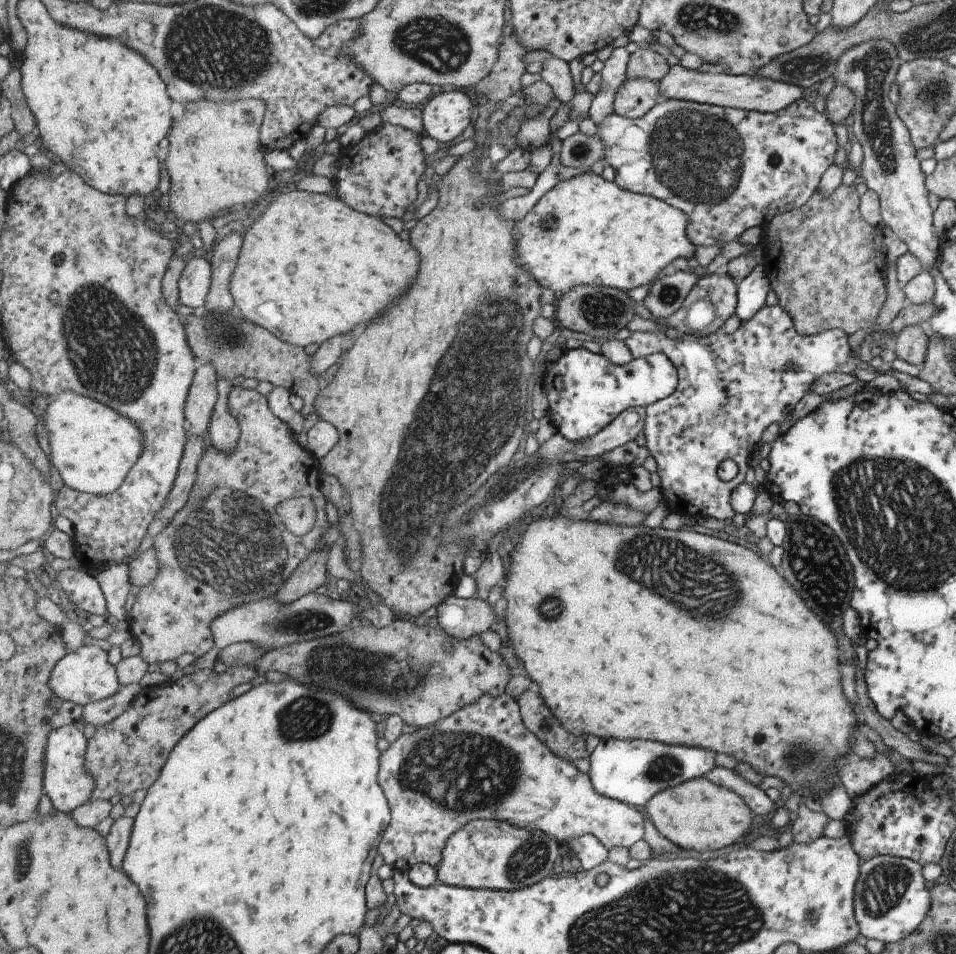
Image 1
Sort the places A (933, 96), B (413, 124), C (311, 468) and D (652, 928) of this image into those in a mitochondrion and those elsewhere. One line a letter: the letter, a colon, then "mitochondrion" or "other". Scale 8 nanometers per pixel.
A: mitochondrion
B: other
C: other
D: mitochondrion

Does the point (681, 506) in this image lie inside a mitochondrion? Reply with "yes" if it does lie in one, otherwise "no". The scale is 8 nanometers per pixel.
no

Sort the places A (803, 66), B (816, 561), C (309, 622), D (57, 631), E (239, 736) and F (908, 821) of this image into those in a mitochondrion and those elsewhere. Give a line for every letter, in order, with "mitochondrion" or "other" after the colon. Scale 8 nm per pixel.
A: mitochondrion
B: mitochondrion
C: mitochondrion
D: other
E: other
F: other

